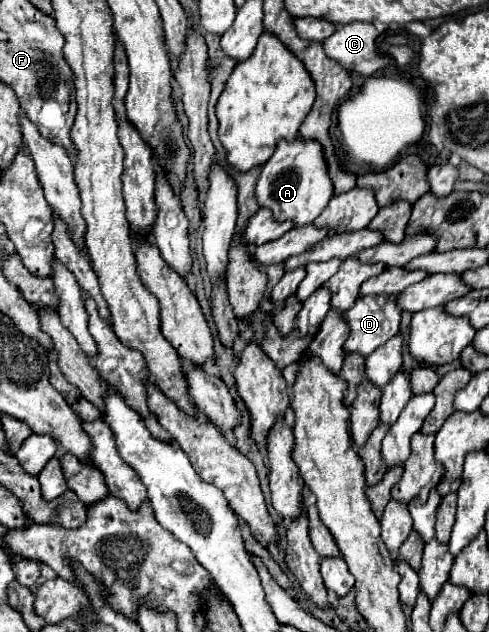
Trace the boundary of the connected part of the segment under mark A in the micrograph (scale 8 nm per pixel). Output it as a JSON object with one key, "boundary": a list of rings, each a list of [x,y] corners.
{"boundary":[[[299,136],[293,142],[281,140],[275,154],[263,164],[255,198],[261,208],[269,208],[277,222],[291,220],[295,228],[309,226],[323,212],[333,196],[333,184],[327,176],[327,166],[323,160],[323,148],[315,142],[305,142]]]}

